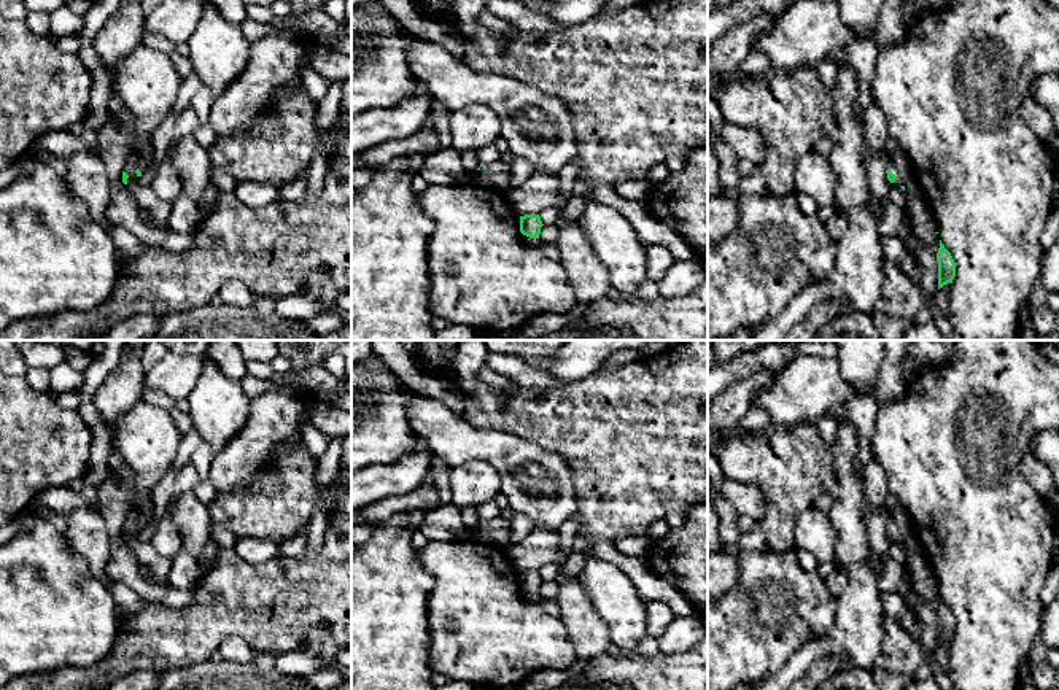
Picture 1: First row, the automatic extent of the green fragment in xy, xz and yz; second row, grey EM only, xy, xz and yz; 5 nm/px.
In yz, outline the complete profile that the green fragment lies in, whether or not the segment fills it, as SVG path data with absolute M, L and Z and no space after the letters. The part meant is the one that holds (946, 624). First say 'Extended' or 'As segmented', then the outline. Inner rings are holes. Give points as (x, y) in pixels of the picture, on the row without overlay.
As segmented. M941 596L937 609L937 617L938 617L938 645L940 645L945 641L952 639L956 633L956 618L951 609L941 599Z

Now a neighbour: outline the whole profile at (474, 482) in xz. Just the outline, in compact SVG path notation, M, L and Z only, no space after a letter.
M469 459L450 472L452 502L458 507L479 507L501 493L501 479L485 459Z

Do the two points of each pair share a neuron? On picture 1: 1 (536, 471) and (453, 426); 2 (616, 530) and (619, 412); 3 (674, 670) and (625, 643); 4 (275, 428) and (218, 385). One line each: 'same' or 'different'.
1: same
2: same
3: different
4: different

